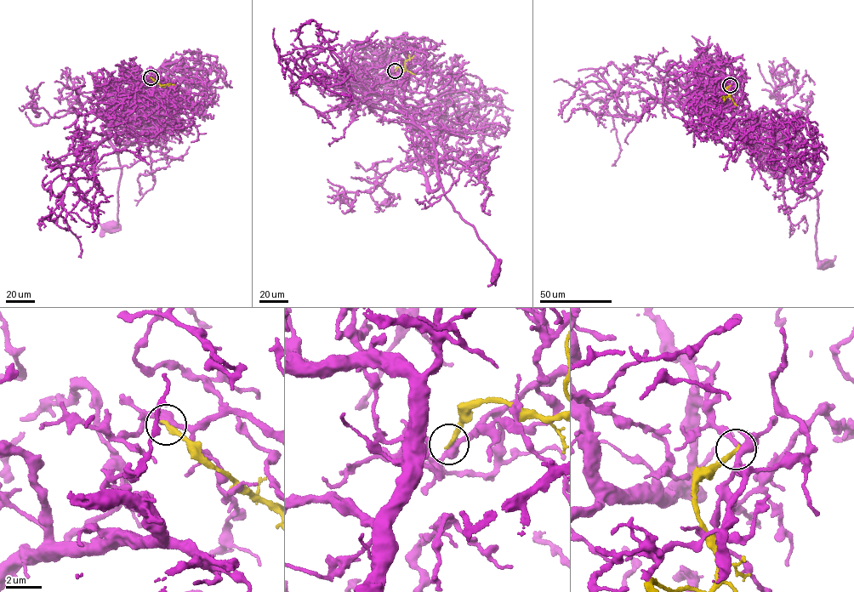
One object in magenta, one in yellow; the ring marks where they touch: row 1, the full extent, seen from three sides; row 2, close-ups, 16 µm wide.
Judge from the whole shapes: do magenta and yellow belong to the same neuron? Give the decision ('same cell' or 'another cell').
another cell

